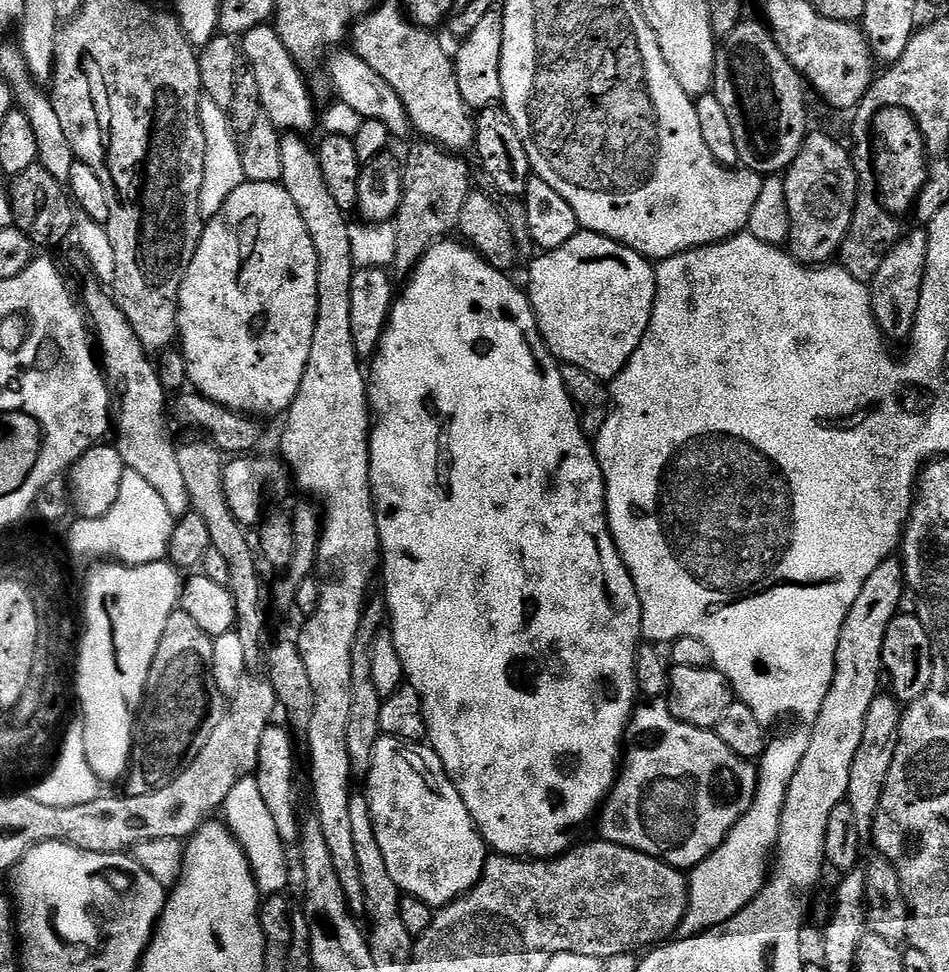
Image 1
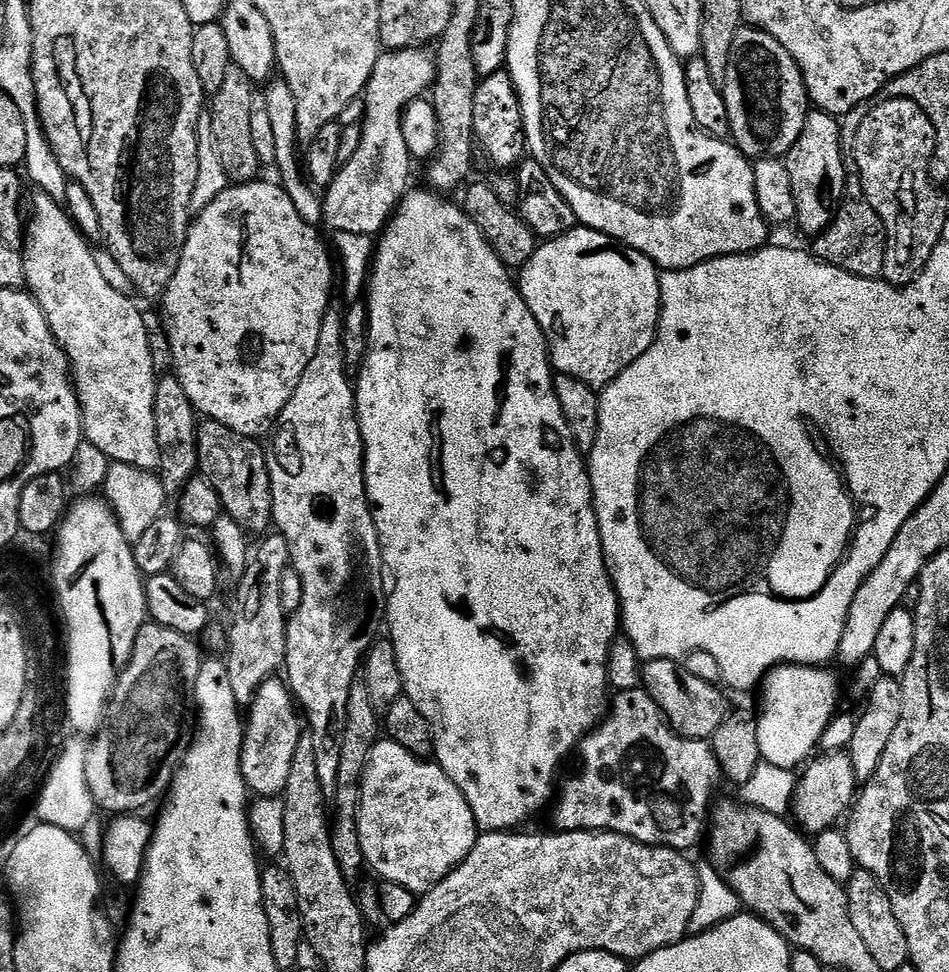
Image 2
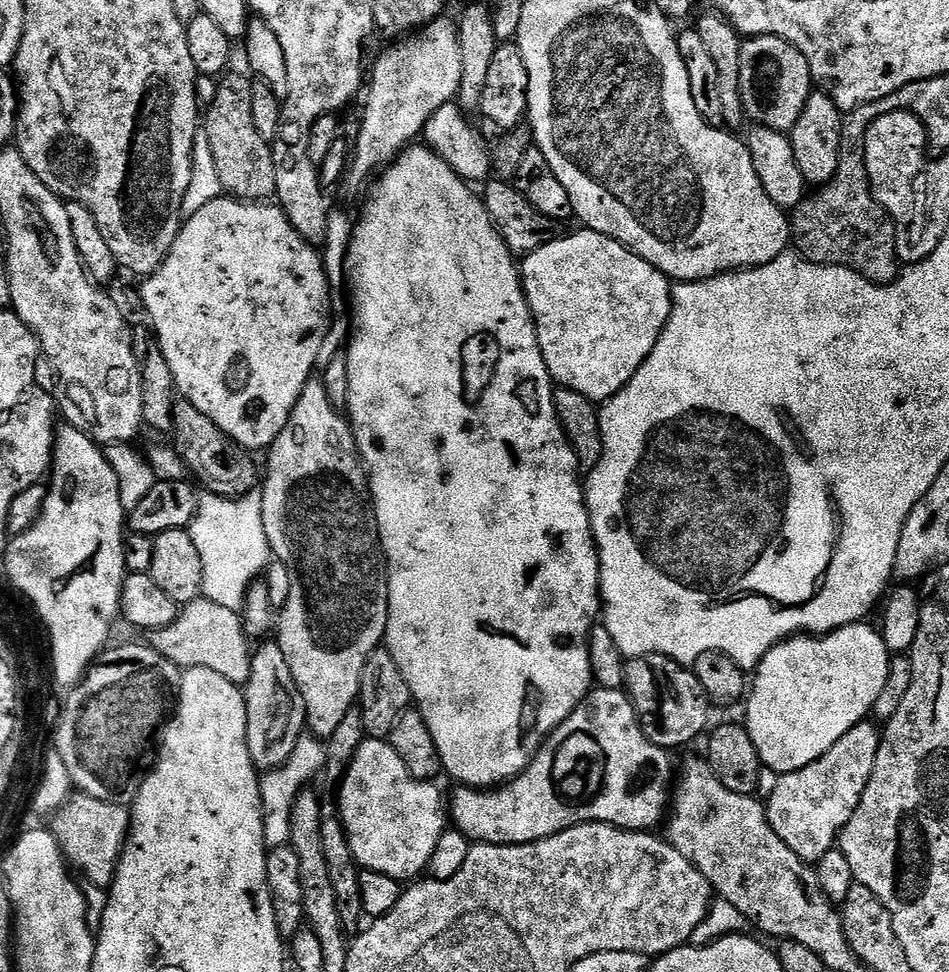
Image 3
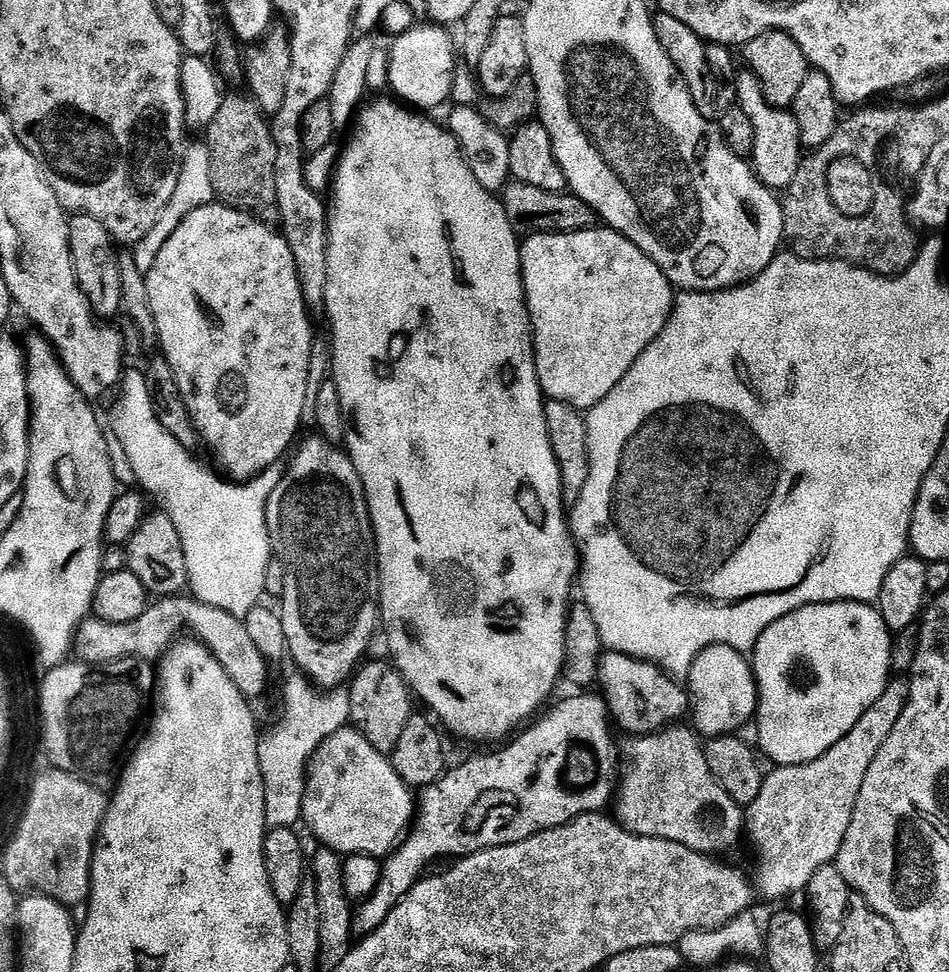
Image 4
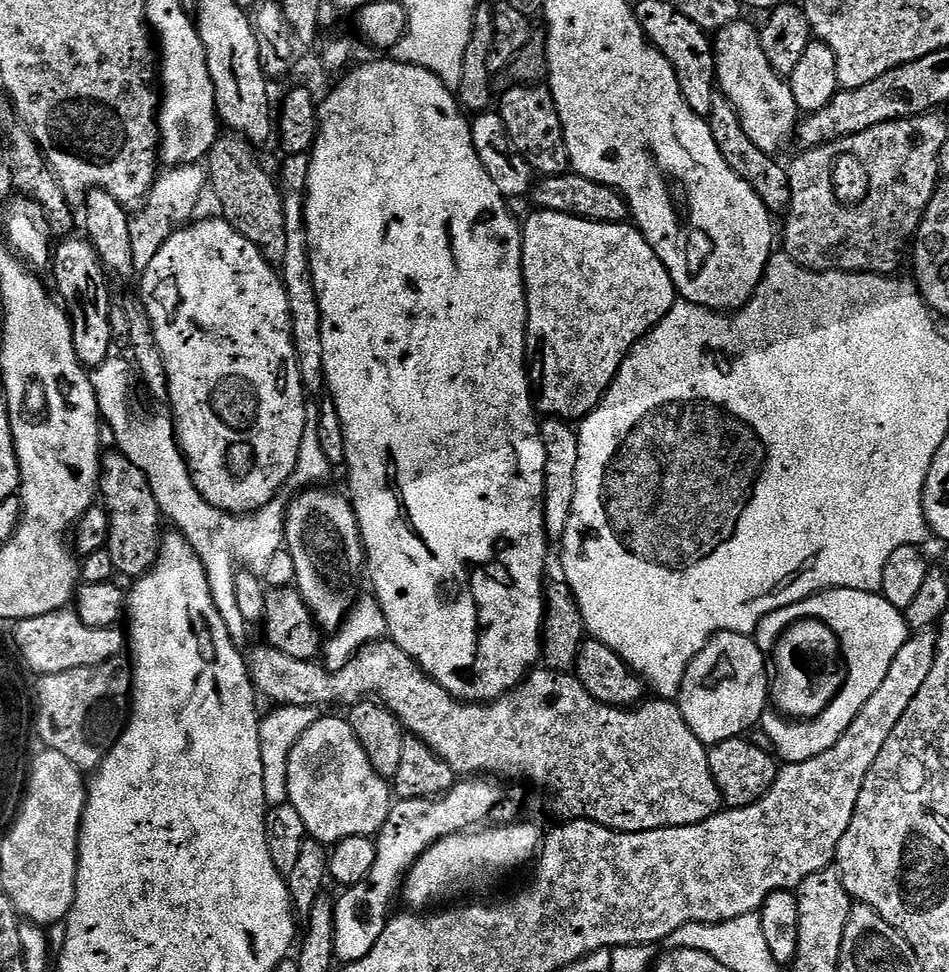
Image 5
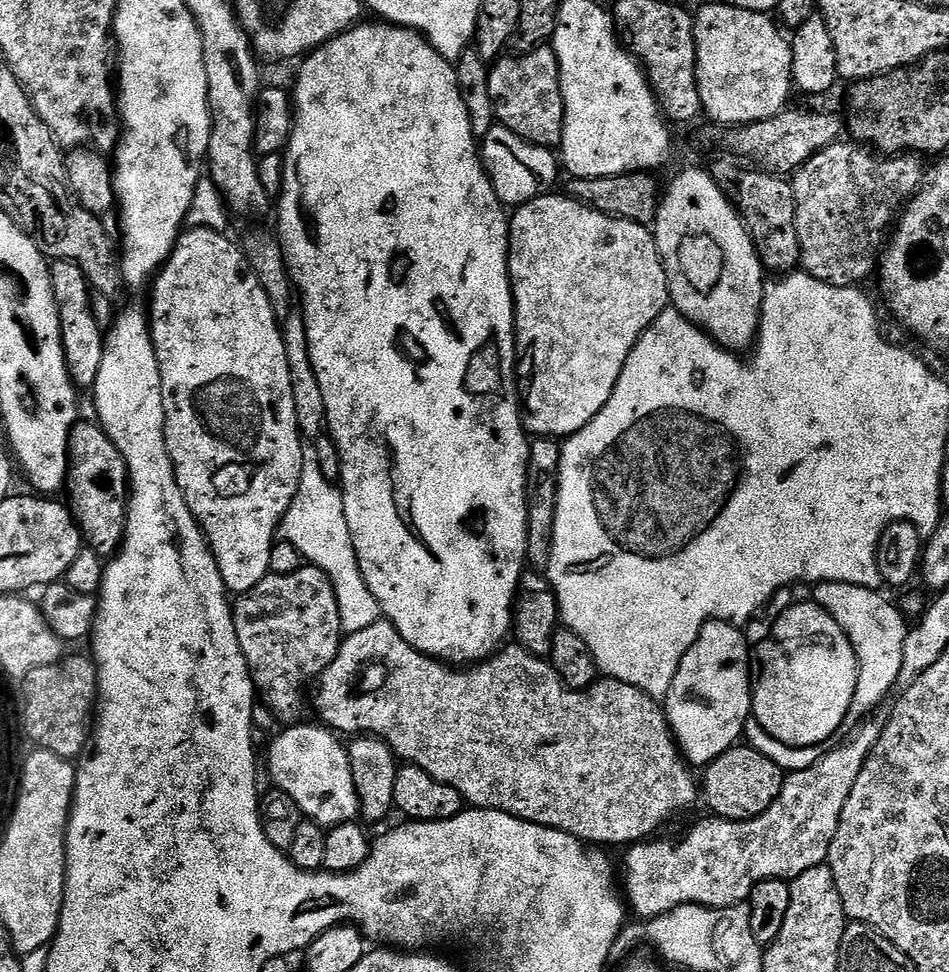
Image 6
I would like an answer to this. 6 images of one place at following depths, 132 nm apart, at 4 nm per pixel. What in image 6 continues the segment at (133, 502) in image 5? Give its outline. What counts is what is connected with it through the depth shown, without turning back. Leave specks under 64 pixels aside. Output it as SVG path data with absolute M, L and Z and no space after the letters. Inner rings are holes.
M81 419L68 439L68 479L66 503L80 527L80 535L87 547L99 556L111 558L124 543L124 527L128 525L128 467L114 442L99 423Z

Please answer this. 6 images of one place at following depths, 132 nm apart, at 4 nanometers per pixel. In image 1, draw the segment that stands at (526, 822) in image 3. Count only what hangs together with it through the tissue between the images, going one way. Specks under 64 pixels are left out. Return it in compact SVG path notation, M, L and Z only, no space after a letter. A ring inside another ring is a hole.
M641 703L632 713L632 720L628 724L626 747L622 752L622 763L618 769L616 782L613 784L611 792L608 793L602 805L602 811L599 813L599 816L601 815L600 828L604 831L604 834L602 834L603 839L620 847L629 848L632 851L667 858L673 867L681 870L691 870L699 866L704 859L709 858L710 854L714 854L722 846L723 840L730 834L731 828L750 810L752 799L755 798L758 775L757 765L755 763L754 765L744 765L732 752L735 752L733 745L722 742L722 738L715 731L707 728L695 728L689 724L684 724L678 717L673 716L667 703Z

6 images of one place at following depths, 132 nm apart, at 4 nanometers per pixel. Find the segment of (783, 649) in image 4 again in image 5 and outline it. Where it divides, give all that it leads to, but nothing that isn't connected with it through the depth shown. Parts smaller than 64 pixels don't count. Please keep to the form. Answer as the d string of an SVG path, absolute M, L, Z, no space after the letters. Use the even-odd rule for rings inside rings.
M829 588L827 592L809 596L802 605L802 611L808 618L826 618L829 630L836 636L843 676L840 693L813 720L789 722L784 718L775 718L769 722L768 740L776 747L775 755L780 755L788 764L801 764L830 750L830 746L846 734L850 722L858 718L862 706L870 702L874 690L882 686L886 673L890 671L890 662L894 662L898 650L902 650L904 641L910 636L901 609L891 608L876 592Z

